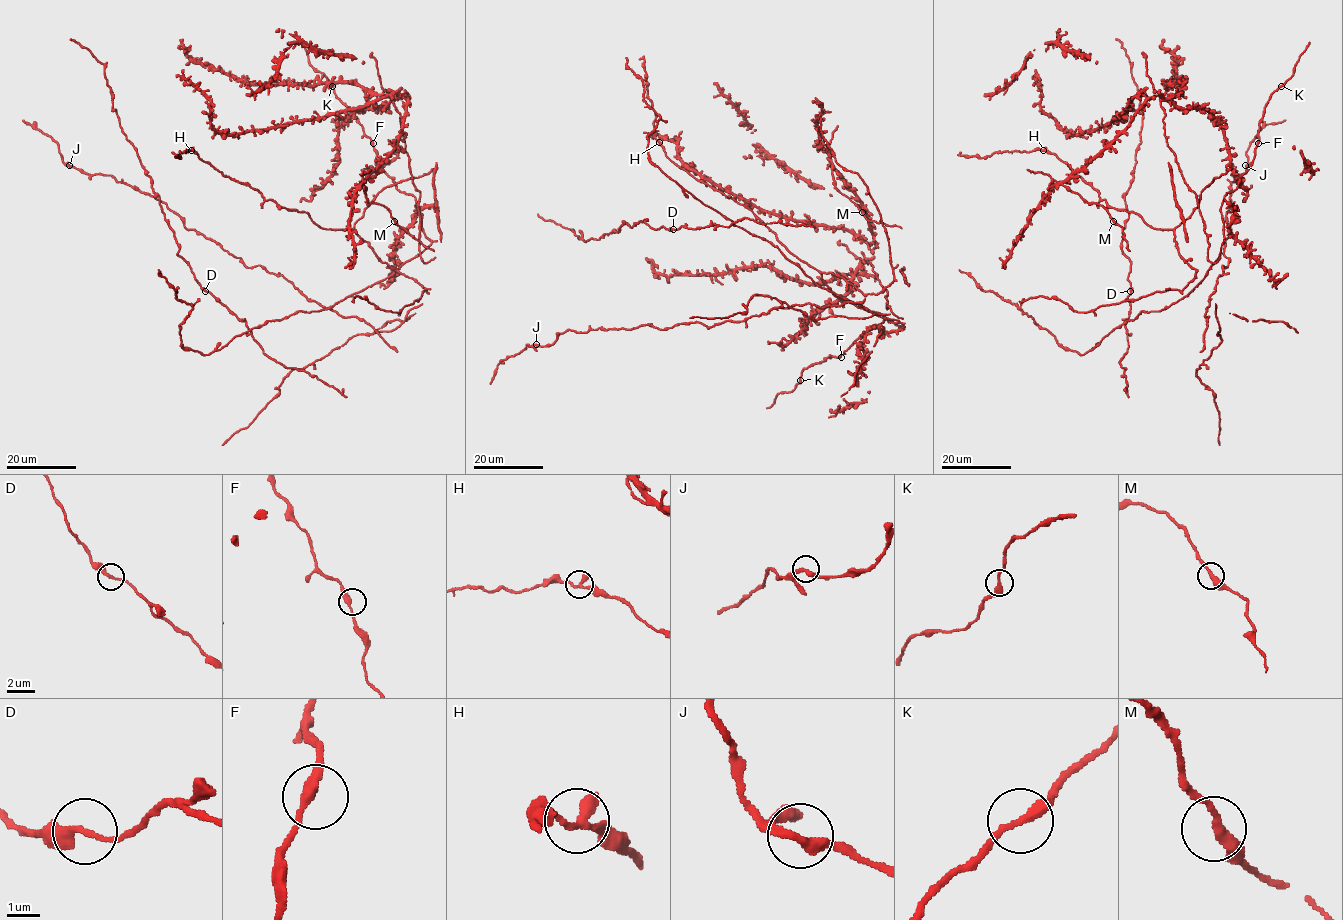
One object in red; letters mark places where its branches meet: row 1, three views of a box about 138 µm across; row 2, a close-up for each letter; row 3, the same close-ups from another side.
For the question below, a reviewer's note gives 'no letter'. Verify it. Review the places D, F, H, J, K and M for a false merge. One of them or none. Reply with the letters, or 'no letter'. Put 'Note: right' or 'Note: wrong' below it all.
no letter
Note: right

